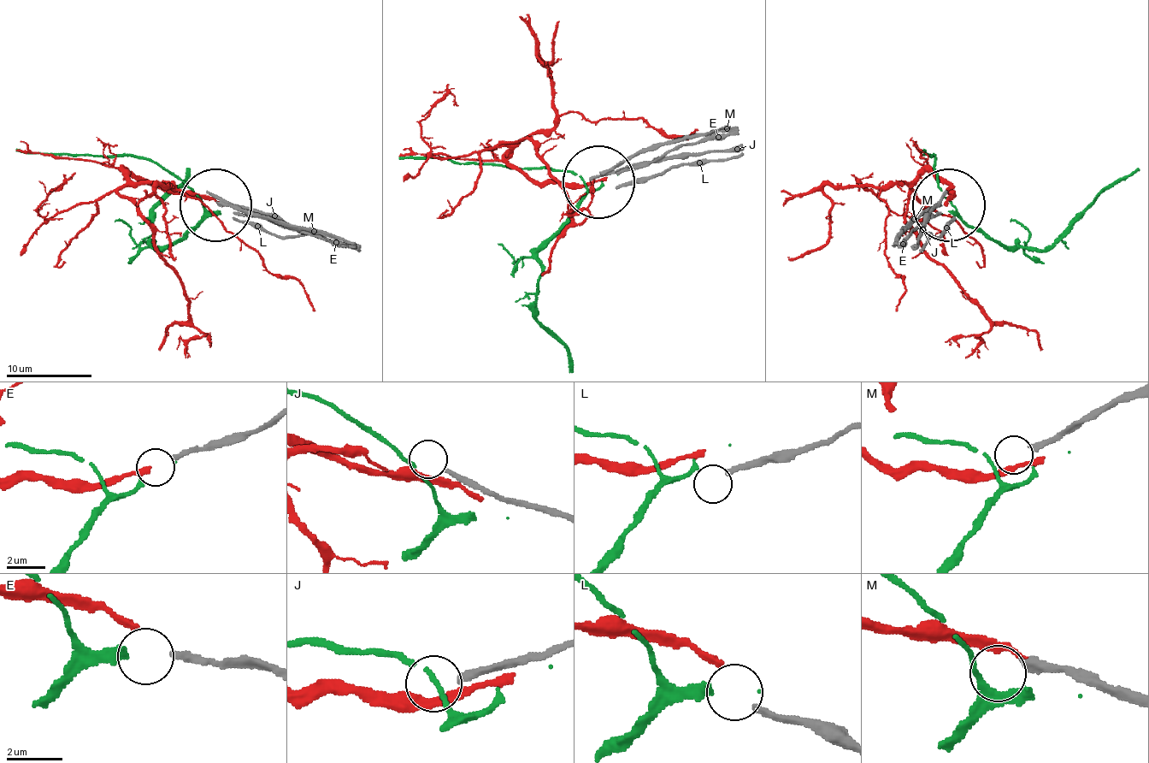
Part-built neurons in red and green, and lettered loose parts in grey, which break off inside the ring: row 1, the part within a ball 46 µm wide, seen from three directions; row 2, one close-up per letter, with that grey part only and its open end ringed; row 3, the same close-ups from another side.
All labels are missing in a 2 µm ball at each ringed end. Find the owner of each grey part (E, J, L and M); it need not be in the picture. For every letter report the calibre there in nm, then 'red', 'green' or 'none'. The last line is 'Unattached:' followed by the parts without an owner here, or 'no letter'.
E: 220 nm thick; green
J: 240 nm thick; none
L: 200 nm thick; none
M: 280 nm thick; none
Unattached: J, L, M

